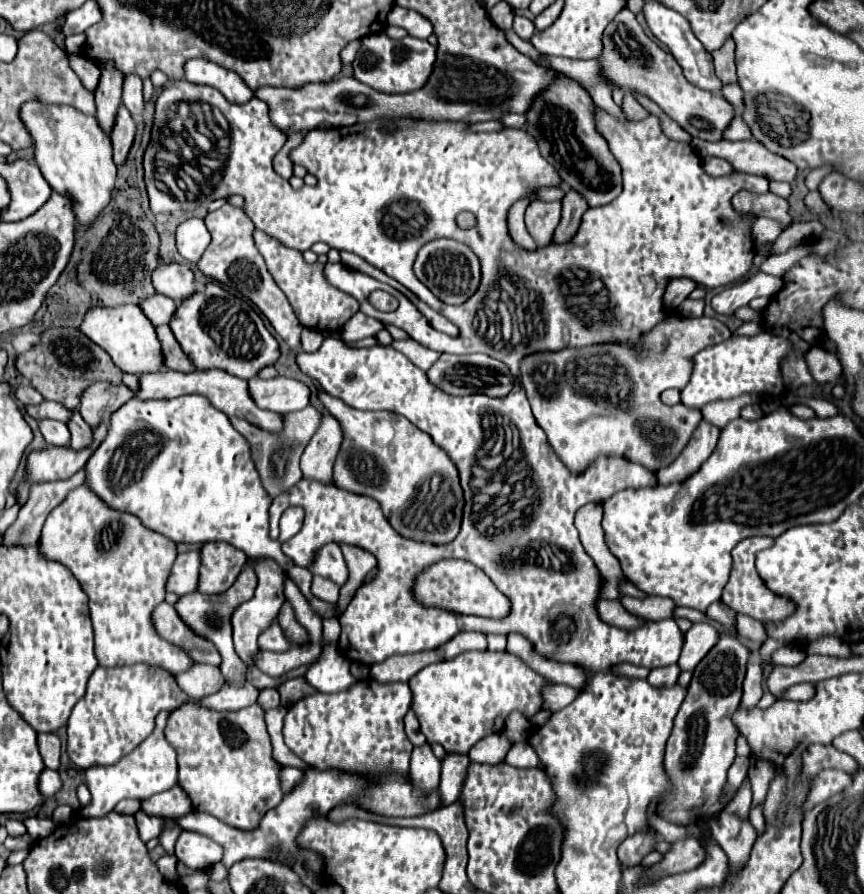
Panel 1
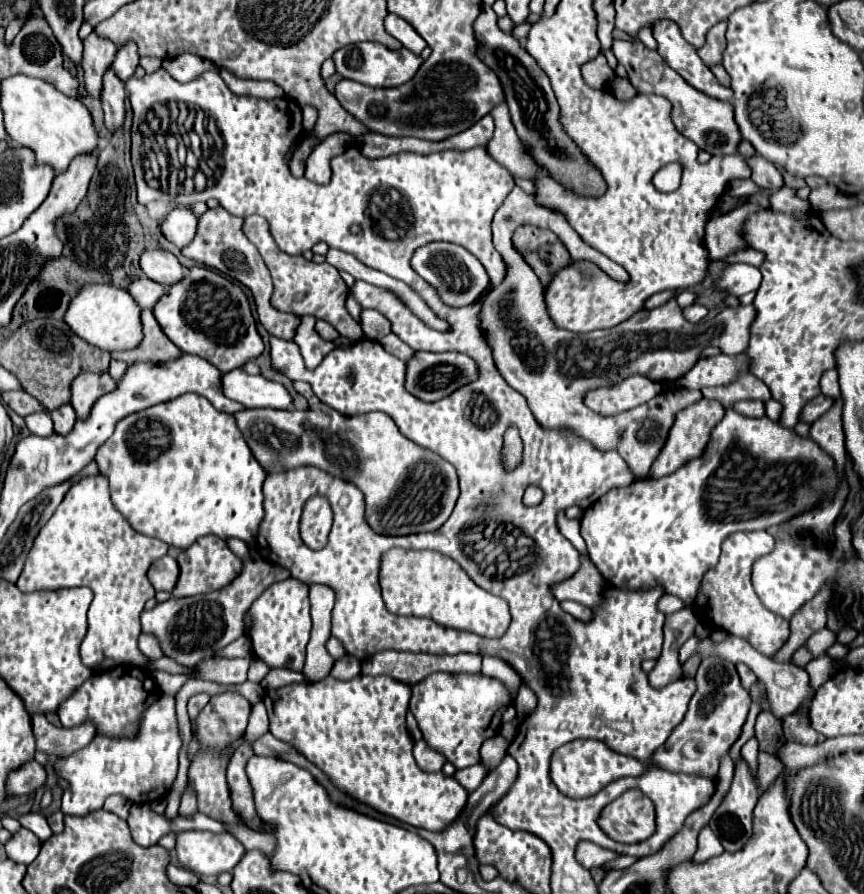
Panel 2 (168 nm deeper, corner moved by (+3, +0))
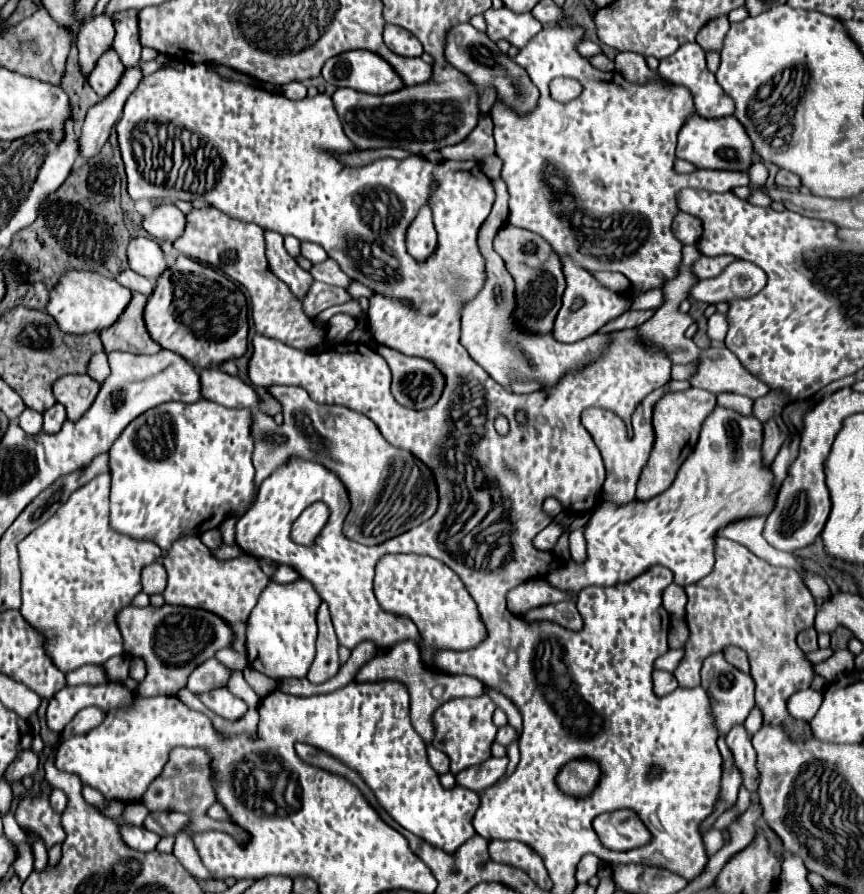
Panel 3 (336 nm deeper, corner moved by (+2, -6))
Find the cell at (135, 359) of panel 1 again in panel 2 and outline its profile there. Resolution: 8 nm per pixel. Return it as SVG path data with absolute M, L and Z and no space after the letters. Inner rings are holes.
M84 284L78 294L70 300L70 306L64 314L64 322L72 328L74 334L102 350L132 350L140 344L140 306L128 294L128 290L116 288L112 284Z

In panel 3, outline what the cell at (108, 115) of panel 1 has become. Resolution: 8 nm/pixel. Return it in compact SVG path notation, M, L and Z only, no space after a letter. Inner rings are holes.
M105 14L91 18L89 22L85 22L81 26L79 36L77 36L77 50L79 50L81 74L85 78L95 68L99 56L103 56L103 52L107 52L111 48L113 36L115 36L113 22Z

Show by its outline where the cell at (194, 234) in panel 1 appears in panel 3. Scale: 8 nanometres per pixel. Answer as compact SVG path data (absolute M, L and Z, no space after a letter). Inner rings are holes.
M163 204L153 210L149 218L143 220L143 228L157 240L169 240L175 242L181 232L185 232L185 214L173 206L173 204Z

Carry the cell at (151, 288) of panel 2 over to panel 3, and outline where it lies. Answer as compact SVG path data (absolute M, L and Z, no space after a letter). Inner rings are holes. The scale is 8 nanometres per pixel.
M133 270L121 272L121 274L117 276L117 282L119 282L121 286L129 288L131 292L141 292L141 294L145 294L145 296L151 296L151 294L153 294L153 286L155 286L155 282L143 278L143 276L139 276L139 274L135 274Z

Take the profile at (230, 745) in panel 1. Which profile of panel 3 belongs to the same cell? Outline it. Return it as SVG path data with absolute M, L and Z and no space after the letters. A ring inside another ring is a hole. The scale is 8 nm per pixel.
M227 688L205 692L199 698L209 710L213 710L217 716L221 716L225 720L239 720L247 712L247 704L243 700L239 700L237 696L233 696Z

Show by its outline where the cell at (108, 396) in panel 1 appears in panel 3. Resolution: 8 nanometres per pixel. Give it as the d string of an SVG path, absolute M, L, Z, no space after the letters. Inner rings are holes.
M69 374L69 376L61 376L55 382L53 394L55 394L57 402L61 402L67 408L67 418L79 420L93 404L99 388L101 388L101 384L95 382L87 374L77 374L77 376Z

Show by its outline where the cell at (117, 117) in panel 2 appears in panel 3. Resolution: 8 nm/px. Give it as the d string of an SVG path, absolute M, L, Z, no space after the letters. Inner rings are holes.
M109 50L99 58L97 68L89 74L89 84L101 98L105 98L113 92L113 86L119 84L123 72L125 72L125 68L123 68L119 56L115 54L115 50Z

